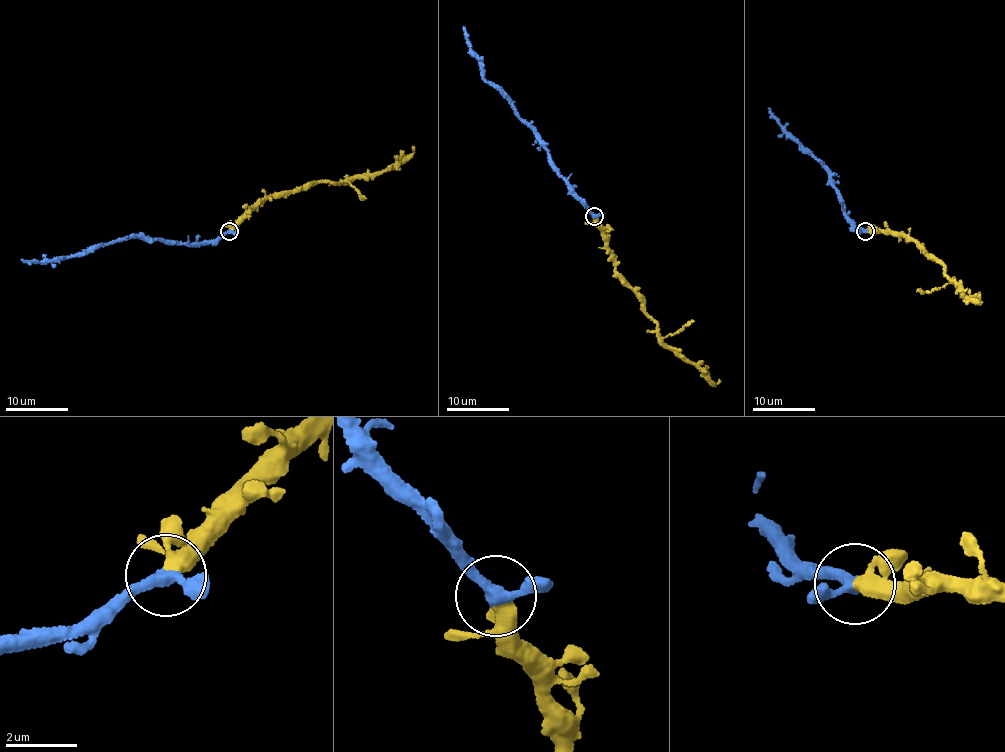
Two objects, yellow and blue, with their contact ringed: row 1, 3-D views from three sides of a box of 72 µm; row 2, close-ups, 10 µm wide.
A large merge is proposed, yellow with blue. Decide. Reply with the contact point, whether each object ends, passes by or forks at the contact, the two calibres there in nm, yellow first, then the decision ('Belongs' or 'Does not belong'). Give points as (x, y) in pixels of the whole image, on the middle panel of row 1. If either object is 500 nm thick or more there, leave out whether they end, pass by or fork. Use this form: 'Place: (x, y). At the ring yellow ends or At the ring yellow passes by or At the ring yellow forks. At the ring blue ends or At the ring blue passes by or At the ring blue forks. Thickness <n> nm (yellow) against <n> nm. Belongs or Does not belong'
Place: (594, 216). At the ring yellow ends. At the ring blue passes by. Thickness 480 nm (yellow) against 280 nm. Belongs

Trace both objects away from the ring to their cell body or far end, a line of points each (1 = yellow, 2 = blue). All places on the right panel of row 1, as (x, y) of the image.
1: (865, 230), (917, 241), (939, 260), (963, 297), (976, 303), (979, 294)
2: (865, 230), (856, 227), (845, 214), (826, 168), (803, 146), (787, 137), (768, 108)

